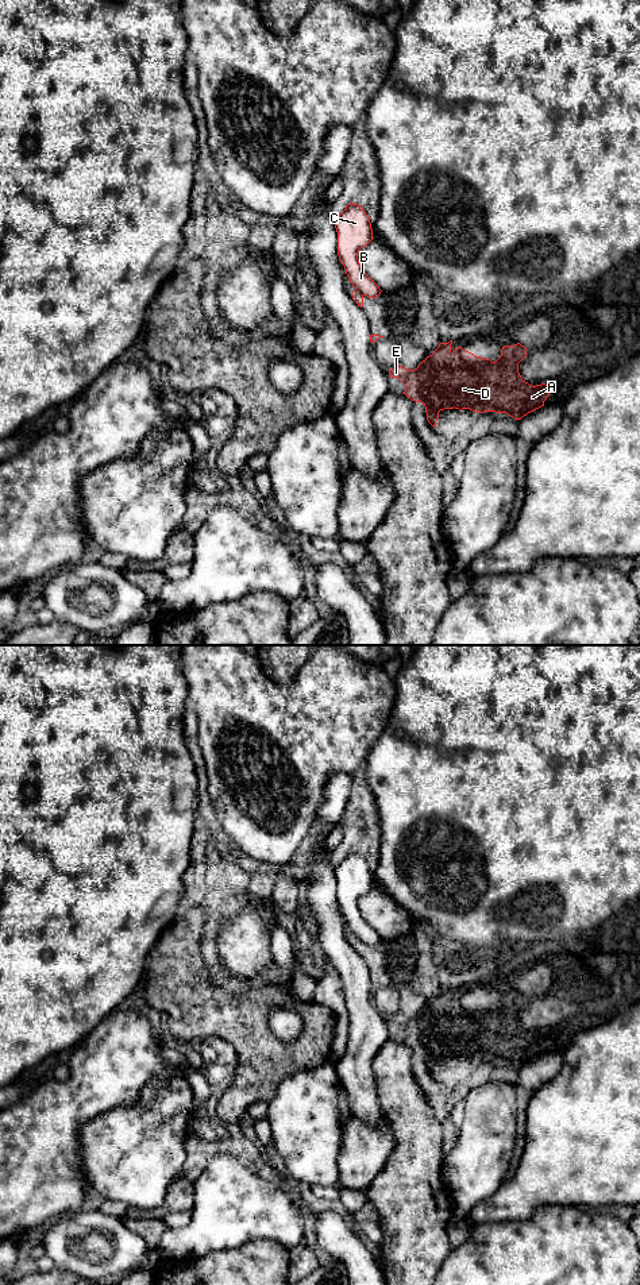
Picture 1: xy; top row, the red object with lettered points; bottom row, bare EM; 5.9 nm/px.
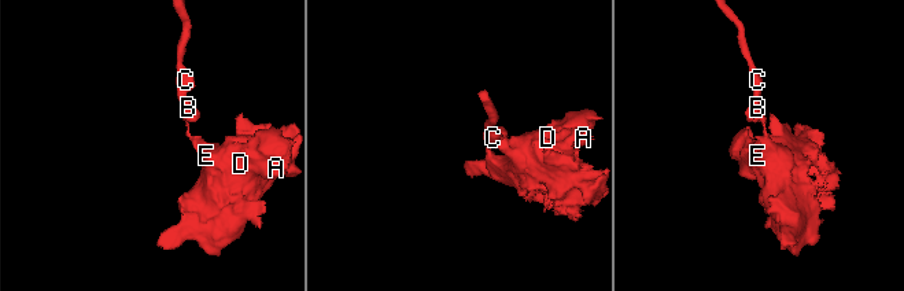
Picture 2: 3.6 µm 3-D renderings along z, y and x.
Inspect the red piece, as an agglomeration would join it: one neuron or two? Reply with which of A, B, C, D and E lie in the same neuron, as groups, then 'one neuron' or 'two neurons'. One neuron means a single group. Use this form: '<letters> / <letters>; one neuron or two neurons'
A D E / B C; two neurons

